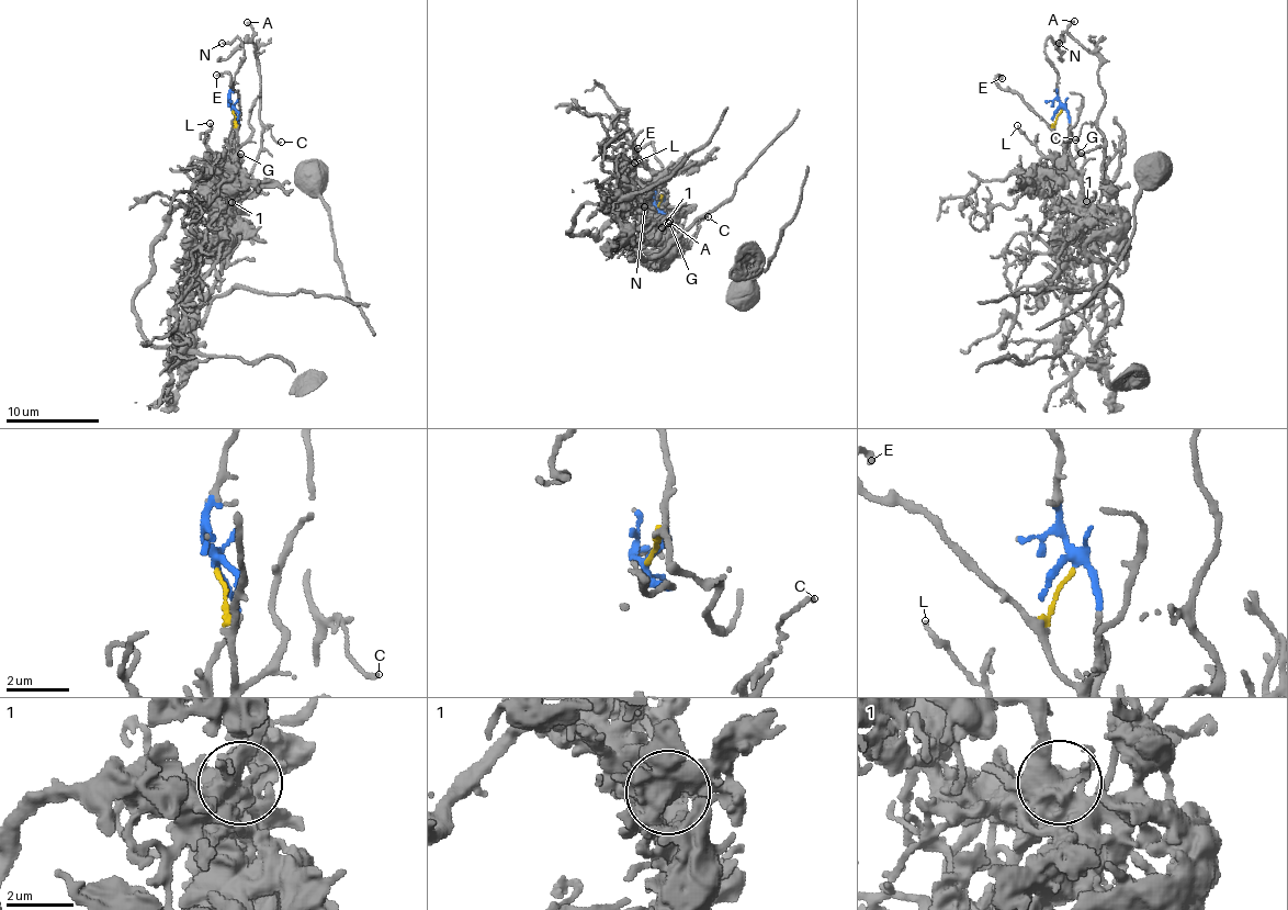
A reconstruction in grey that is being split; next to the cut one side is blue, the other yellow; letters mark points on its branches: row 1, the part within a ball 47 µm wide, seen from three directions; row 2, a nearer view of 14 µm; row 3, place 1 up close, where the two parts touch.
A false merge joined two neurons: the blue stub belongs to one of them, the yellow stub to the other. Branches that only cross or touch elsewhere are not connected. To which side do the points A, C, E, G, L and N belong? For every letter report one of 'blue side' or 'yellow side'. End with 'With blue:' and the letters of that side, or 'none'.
A: yellow side
C: yellow side
E: yellow side
G: yellow side
L: blue side
N: blue side
With blue: L, N

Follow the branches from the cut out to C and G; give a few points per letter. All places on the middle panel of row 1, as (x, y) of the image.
C: (658, 205), (662, 198), (666, 218), (662, 227), (668, 248), (689, 246), (699, 223), (708, 216)
G: (658, 205), (662, 198), (667, 226), (669, 222)

